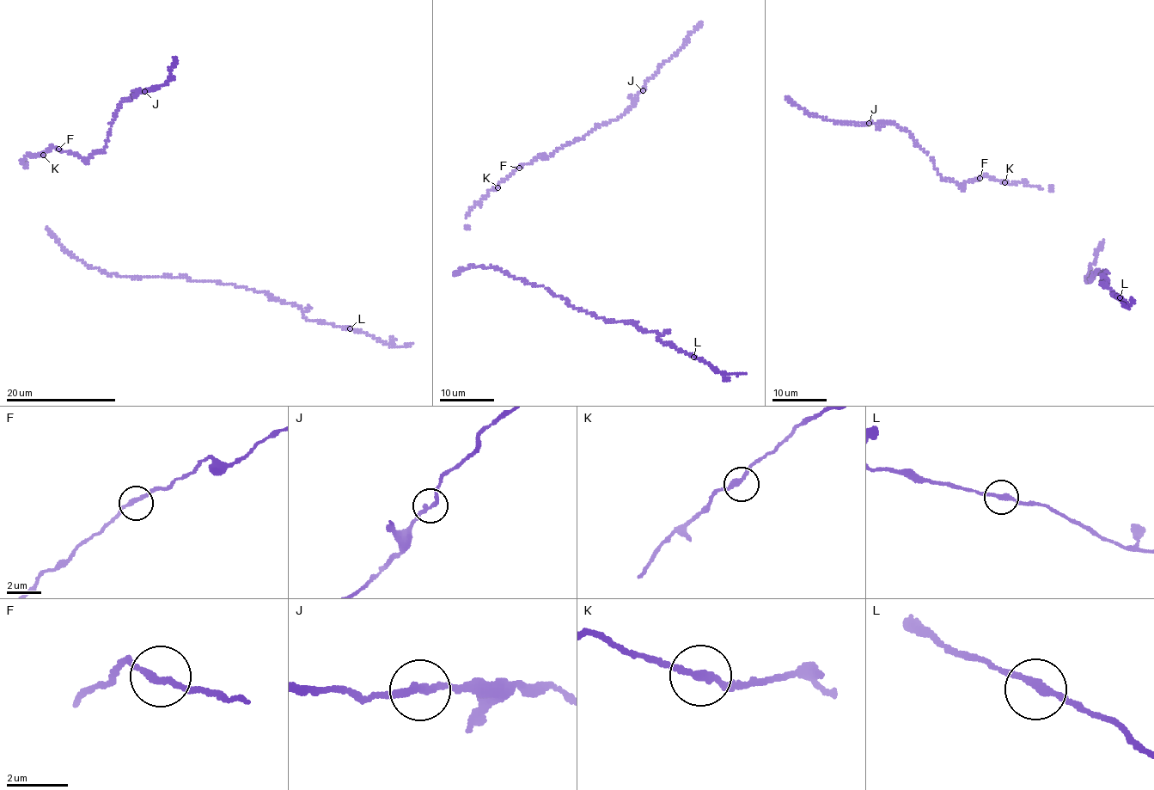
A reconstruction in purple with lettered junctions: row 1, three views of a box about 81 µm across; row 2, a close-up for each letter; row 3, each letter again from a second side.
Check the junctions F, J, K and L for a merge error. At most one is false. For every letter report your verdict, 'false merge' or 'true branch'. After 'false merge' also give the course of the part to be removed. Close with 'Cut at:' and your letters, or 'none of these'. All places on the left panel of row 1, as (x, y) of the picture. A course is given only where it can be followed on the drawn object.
F: true branch
J: true branch
K: true branch
L: true branch
Cut at: none of these

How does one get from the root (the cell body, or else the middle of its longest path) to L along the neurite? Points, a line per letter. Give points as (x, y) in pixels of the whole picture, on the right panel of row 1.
L: (1102, 241), (1086, 278), (1089, 281), (1092, 274), (1106, 272), (1101, 274), (1107, 281), (1103, 283), (1120, 297)

